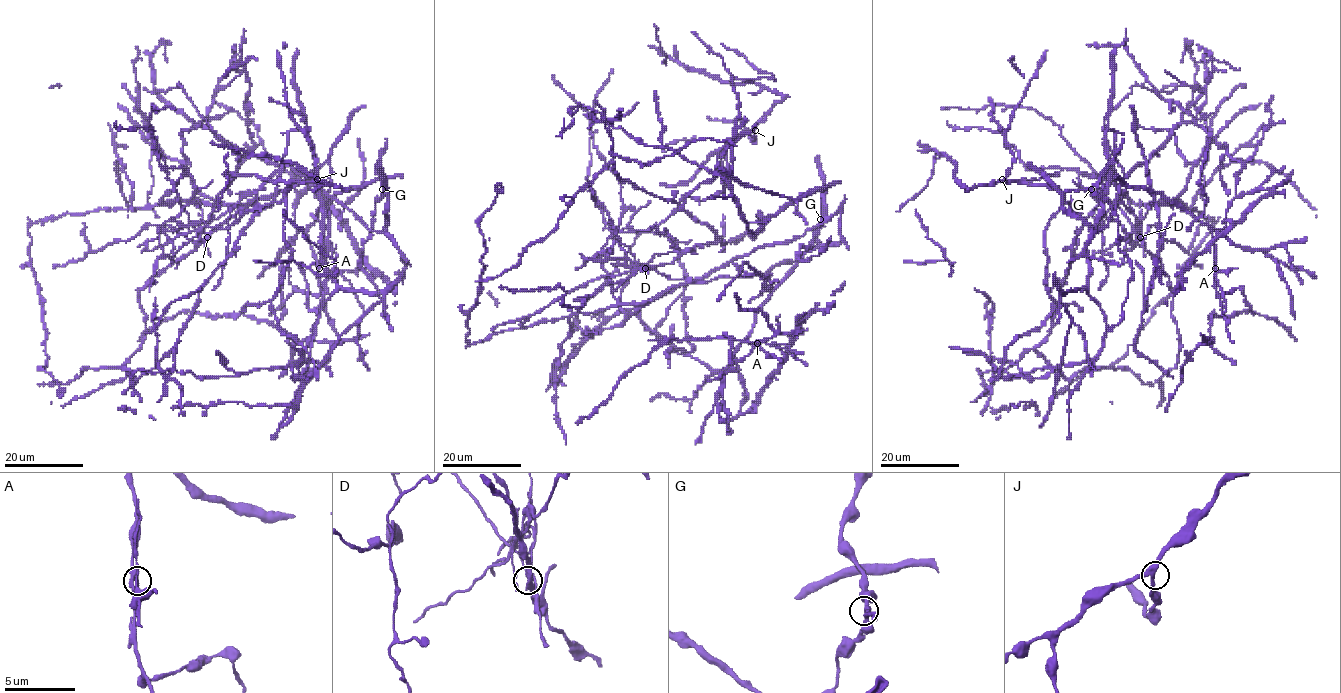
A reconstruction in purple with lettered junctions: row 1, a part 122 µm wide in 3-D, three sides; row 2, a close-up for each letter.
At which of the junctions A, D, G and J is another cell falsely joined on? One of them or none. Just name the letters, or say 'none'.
D

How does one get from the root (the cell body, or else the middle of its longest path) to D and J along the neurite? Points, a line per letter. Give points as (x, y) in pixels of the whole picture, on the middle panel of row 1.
D: (626, 259), (626, 267), (646, 268)
J: (626, 259), (584, 264), (615, 229), (646, 231), (686, 197), (716, 196), (727, 183), (726, 148), (755, 130)

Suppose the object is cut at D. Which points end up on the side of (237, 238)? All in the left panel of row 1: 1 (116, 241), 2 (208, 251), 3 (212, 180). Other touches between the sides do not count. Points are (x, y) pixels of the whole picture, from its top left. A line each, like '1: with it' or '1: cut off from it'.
1: with it
2: cut off from it
3: cut off from it

